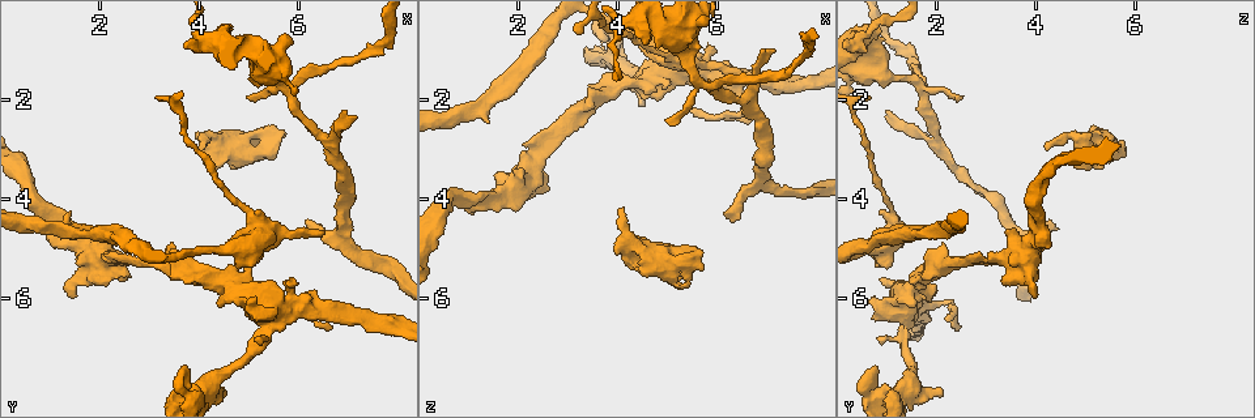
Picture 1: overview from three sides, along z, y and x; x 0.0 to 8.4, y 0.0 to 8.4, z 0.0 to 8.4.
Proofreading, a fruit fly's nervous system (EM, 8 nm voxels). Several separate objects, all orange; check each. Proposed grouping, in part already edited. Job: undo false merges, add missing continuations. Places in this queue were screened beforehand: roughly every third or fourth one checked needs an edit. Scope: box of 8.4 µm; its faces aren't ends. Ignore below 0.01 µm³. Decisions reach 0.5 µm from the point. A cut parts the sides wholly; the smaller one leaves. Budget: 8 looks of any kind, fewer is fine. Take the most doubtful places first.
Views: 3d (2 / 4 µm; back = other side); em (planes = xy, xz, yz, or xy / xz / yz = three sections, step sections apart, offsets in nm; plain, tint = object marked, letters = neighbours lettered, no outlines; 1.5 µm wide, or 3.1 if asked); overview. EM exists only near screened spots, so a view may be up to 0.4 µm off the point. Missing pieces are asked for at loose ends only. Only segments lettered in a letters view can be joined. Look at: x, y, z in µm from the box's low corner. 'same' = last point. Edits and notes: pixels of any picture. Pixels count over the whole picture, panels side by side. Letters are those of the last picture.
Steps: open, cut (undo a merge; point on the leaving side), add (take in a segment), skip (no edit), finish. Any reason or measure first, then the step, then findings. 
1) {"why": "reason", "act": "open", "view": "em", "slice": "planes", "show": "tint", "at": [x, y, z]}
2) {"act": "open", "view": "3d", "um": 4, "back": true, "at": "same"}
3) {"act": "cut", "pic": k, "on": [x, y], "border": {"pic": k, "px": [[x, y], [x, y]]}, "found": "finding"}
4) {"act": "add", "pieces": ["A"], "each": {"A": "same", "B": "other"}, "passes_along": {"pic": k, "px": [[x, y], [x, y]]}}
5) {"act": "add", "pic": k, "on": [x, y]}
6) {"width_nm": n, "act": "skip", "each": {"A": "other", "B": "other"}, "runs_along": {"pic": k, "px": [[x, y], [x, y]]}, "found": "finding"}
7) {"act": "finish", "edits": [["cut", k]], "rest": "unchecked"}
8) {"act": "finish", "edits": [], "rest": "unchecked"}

{"why": "an open end", "act": "open", "view": "em", "slice": "planes", "show": "letters", "at": [5.20, 3.10, 5.80]}

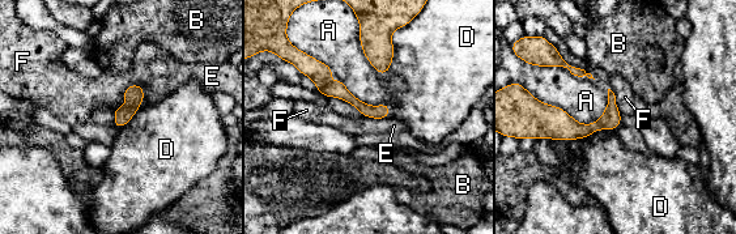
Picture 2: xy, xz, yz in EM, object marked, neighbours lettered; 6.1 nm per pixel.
{"act": "skip", "each": {"A": "other", "B": "other", "D": "other", "E": "other", "F": "other"}, "runs_along": {"pic": 2, "px": [[309, 71], [365, 110], [386, 114]]}, "found": "no lettered segment goes on from it"}

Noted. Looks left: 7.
{"why": "thin end", "act": "open", "view": "3d", "um": 2, "back": true, "at": [1.45, 6.00, 3.95]}

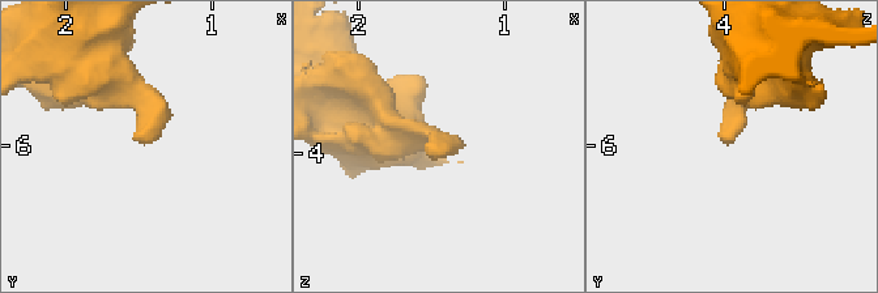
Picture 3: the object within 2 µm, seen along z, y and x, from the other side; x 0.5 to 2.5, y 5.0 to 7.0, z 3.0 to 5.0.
{"act": "open", "view": "em", "slice": "planes", "show": "letters", "at": [1.50, 5.98, 3.96]}

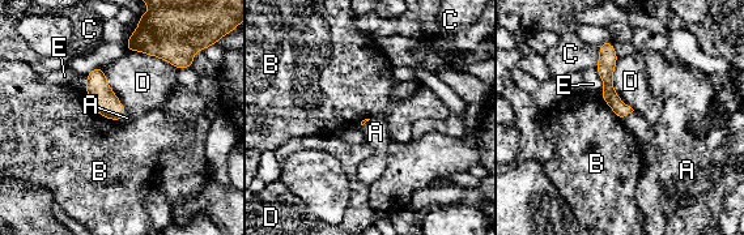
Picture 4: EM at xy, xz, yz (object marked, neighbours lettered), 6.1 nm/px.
{"act": "skip", "each": {"A": "other", "B": "other", "C": "other", "D": "other", "E": "other"}, "found": "no lettered segment goes on from it"}

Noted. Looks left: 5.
{"why": "an open end", "act": "open", "view": "3d", "um": 2, "at": [4.40, 7.90, 2.10]}

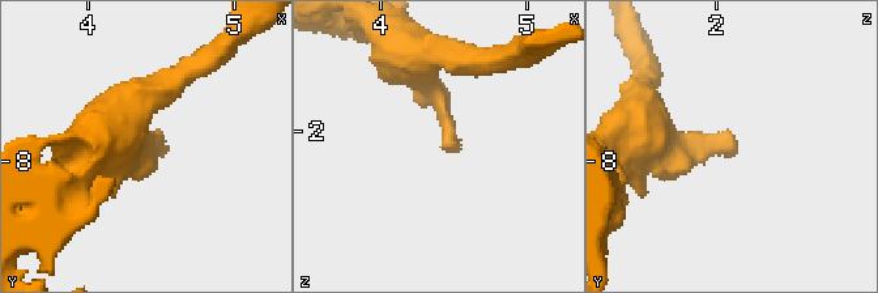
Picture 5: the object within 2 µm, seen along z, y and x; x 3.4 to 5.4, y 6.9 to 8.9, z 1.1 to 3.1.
{"act": "open", "view": "em", "slice": "planes", "show": "tint", "at": [4.44, 7.94, 2.16]}

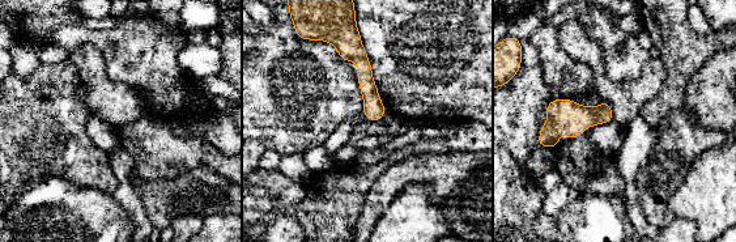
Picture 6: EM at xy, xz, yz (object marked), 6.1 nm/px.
{"act": "open", "view": "em", "slice": "planes", "show": "letters", "at": "same"}

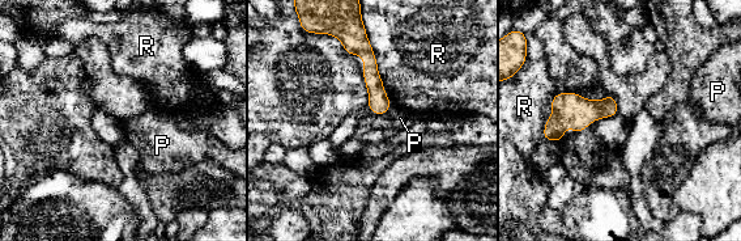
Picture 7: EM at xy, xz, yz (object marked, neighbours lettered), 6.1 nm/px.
{"act": "skip", "each": {"P": "other", "R": "other"}, "border": {"pic": 7, "px": [[391, 106], [384, 113]]}, "found": "none of them fits"}

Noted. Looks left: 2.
{"act": "finish", "edits": [], "rest": "unchecked"}

